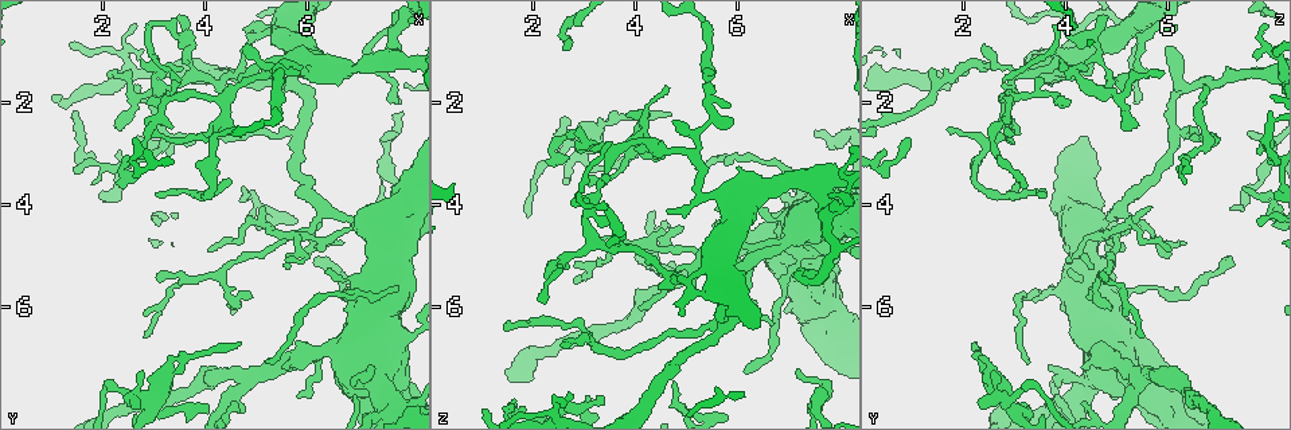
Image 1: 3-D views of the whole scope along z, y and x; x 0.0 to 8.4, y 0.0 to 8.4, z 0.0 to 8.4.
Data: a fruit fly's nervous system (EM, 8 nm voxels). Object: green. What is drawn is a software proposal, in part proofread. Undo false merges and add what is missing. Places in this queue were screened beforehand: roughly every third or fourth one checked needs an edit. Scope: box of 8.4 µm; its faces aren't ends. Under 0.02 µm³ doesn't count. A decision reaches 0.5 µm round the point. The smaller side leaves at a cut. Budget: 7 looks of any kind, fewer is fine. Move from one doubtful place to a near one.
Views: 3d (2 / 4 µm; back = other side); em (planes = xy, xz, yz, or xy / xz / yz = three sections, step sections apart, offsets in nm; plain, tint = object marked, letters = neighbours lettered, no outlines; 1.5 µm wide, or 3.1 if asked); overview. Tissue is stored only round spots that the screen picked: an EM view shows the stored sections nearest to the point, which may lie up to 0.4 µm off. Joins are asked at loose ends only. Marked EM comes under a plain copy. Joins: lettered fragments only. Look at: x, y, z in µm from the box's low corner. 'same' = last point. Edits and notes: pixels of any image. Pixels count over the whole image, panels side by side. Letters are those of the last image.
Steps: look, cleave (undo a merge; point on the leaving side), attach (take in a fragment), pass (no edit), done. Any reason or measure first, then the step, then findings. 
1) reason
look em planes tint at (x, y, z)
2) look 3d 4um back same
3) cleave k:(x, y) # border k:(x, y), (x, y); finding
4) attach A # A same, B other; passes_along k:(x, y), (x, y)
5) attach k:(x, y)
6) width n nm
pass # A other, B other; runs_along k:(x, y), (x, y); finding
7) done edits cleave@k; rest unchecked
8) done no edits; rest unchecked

an open end
look 3d 4um at (6.20, 4.85, 5.15)

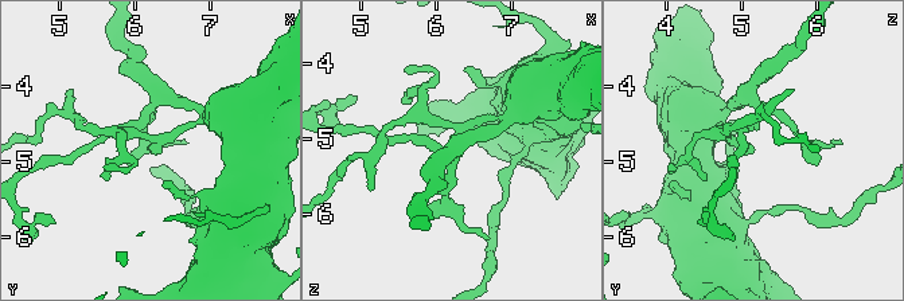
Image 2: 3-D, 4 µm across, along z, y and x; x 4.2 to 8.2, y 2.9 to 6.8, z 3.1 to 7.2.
look em xy step 8 letters at (6.20, 4.85, 5.20)

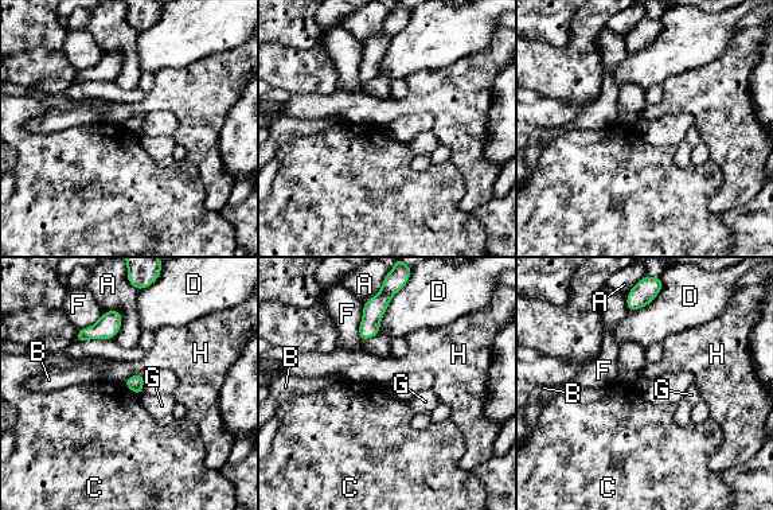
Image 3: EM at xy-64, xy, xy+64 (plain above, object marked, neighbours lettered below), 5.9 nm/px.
look em planes letters same

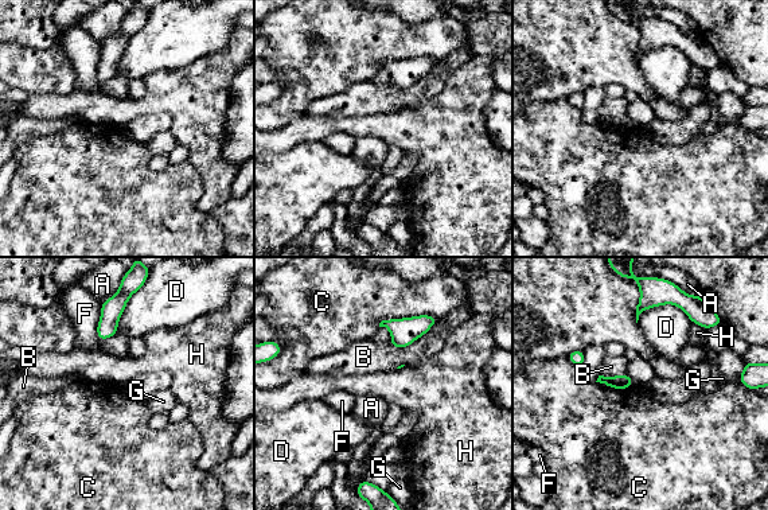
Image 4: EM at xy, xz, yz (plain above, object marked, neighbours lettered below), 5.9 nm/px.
pass # A other, B other, C other, D other, F other, G other, H other; border 4:(437, 316), (386, 318), (378, 326); none of them fits

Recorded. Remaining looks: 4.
free end
look 3d 2um back at (3.15, 5.50, 4.80)

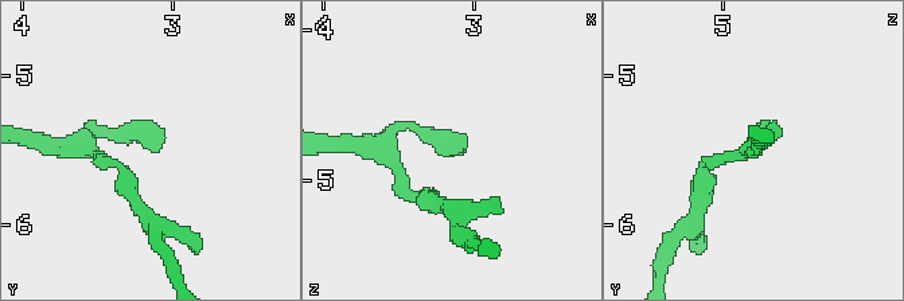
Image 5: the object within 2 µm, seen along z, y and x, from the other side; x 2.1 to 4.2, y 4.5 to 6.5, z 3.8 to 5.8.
now the EM
look em planes letters at (3.08, 5.48, 4.84)

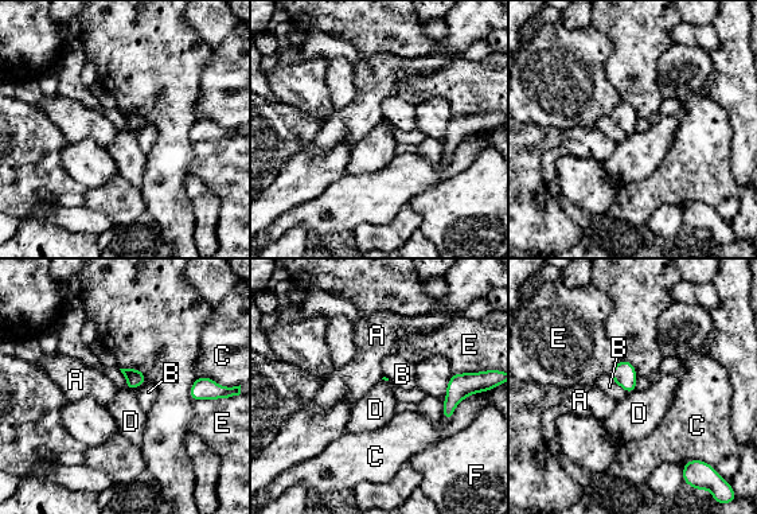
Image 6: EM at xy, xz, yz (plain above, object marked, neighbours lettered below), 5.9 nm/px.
pass # A other, B other, C other, D other, E other, F other; border 6:(125, 388), (132, 392); no lettered fragment goes on from it

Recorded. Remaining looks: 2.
done no edits; rest unchecked

